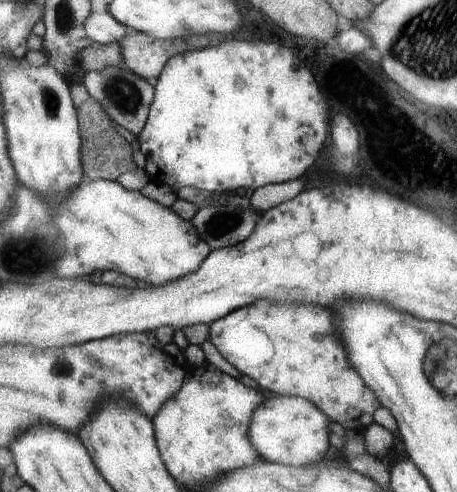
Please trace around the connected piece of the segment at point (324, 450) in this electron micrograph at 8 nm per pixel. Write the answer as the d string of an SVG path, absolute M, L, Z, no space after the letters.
M273 396L266 398L250 418L249 442L258 450L258 454L264 460L281 465L293 467L304 467L307 465L321 464L329 460L324 460L324 454L331 454L333 449L330 444L330 418L313 401L295 396Z

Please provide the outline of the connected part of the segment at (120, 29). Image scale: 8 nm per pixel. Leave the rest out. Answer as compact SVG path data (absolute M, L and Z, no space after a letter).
M110 11L106 12L106 14L97 14L94 12L94 14L89 17L89 20L86 20L85 28L88 37L92 41L101 44L121 42L130 32Z

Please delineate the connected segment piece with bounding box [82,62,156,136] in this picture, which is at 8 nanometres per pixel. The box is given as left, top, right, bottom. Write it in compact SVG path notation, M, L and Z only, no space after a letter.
M124 62L121 66L110 66L102 71L84 72L82 83L98 100L116 124L138 136L148 123L149 111L156 96L156 89L147 79L131 72Z

